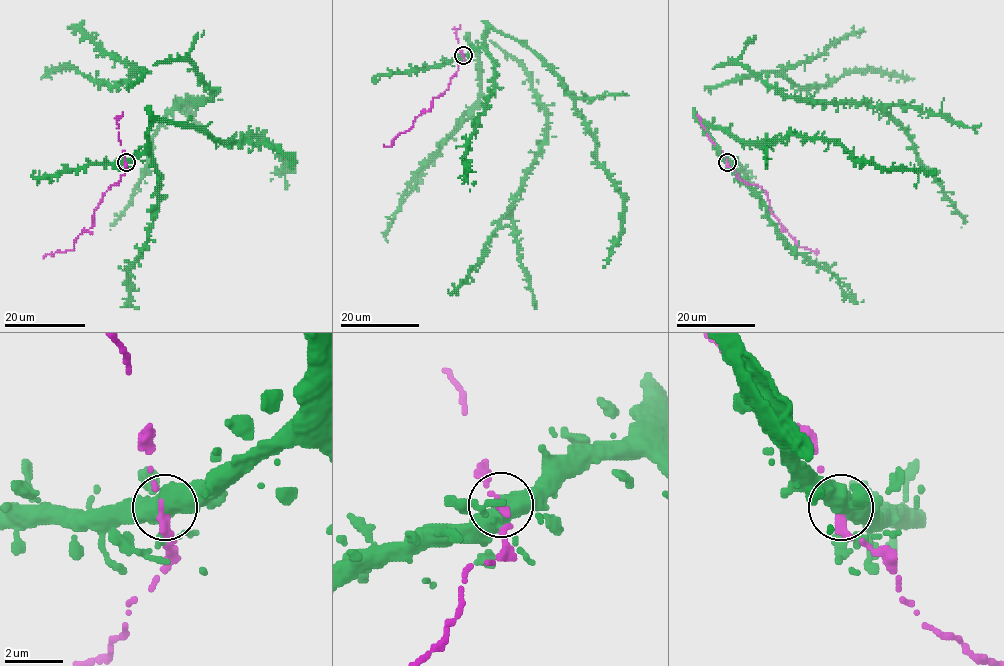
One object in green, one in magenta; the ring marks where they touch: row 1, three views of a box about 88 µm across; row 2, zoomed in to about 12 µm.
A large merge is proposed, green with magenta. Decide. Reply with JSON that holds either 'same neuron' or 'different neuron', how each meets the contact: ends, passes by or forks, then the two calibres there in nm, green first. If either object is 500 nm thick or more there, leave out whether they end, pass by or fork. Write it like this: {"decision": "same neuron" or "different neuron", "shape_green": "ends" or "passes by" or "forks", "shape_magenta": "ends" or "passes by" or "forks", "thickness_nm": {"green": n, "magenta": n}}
{"decision": "different neuron", "shape_green": "forks", "shape_magenta": "ends", "thickness_nm": {"green": 400, "magenta": 340}}

